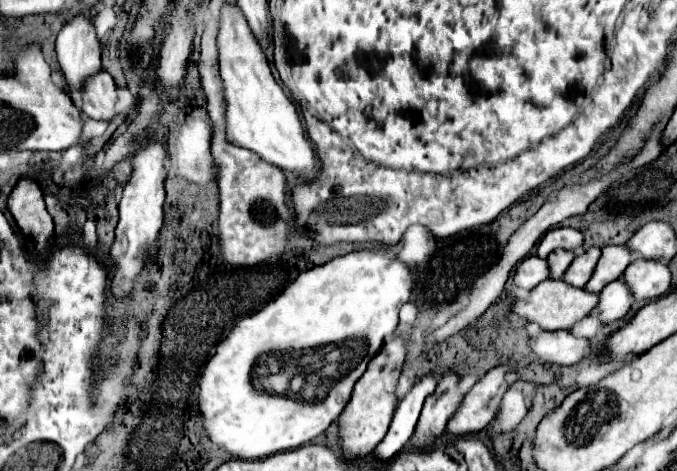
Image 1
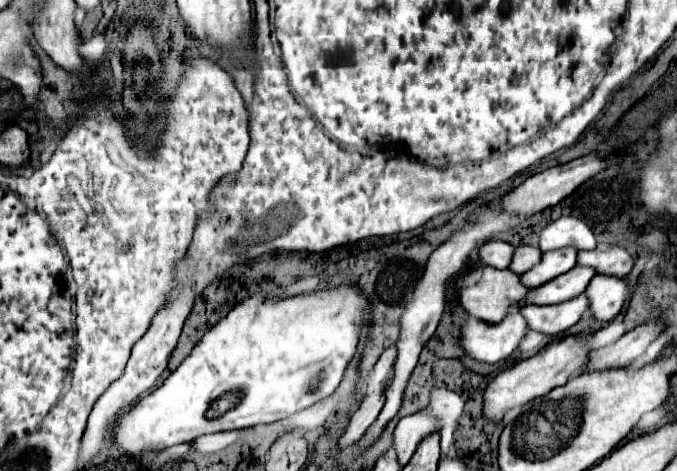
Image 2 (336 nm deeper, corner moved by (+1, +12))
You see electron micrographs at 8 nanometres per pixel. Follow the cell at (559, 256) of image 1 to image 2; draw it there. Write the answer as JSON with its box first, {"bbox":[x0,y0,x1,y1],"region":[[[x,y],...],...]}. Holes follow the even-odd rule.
{"bbox":[509,246,541,274],"region":[[[519,246],[515,248],[515,256],[509,264],[509,270],[515,272],[515,274],[523,274],[527,272],[529,268],[533,268],[541,258],[541,250],[539,248],[533,248],[533,246]]]}

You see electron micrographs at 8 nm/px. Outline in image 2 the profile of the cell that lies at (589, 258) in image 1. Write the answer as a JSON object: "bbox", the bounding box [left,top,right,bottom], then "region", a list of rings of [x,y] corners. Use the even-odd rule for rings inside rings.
{"bbox":[519,248,577,288],"region":[[[575,248],[543,252],[539,264],[535,264],[535,268],[523,272],[519,278],[523,280],[523,284],[527,284],[527,288],[539,288],[541,284],[557,278],[559,274],[569,272],[575,266],[575,256],[577,256]]]}

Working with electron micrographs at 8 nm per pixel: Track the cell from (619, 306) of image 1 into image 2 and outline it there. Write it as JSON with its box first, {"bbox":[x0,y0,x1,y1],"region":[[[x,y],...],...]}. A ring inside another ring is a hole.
{"bbox":[519,294,587,336],"region":[[[581,294],[569,302],[561,302],[553,306],[533,306],[533,304],[523,306],[519,312],[527,320],[529,330],[547,336],[557,336],[569,330],[573,324],[577,324],[585,310],[587,310],[587,296]]]}

